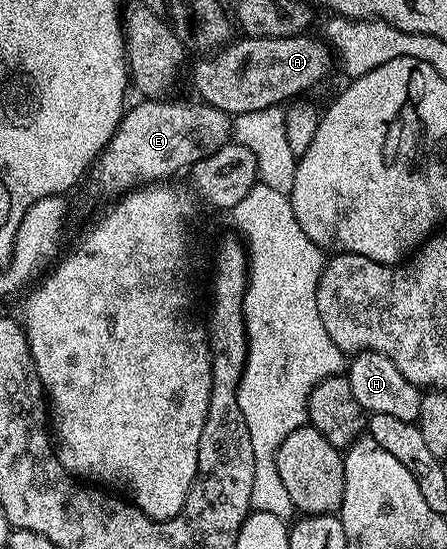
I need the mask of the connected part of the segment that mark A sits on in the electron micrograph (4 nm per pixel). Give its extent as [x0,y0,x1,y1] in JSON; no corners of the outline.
[194,34,336,118]

